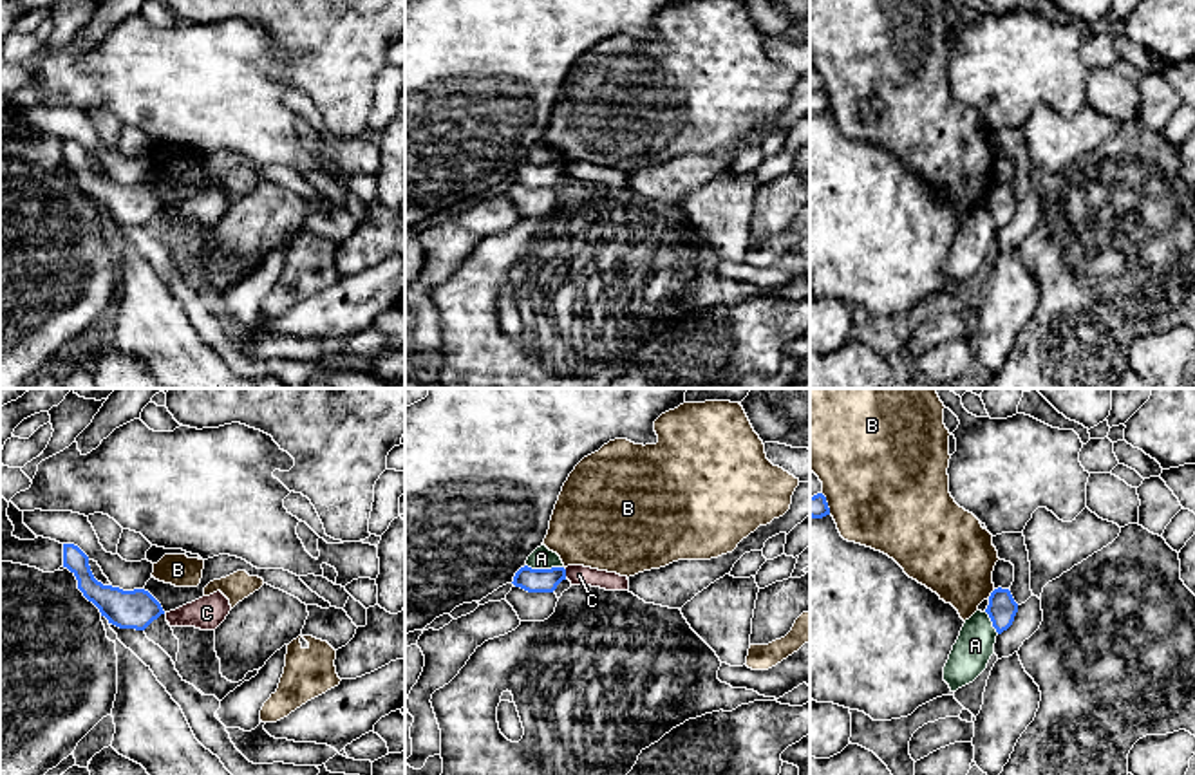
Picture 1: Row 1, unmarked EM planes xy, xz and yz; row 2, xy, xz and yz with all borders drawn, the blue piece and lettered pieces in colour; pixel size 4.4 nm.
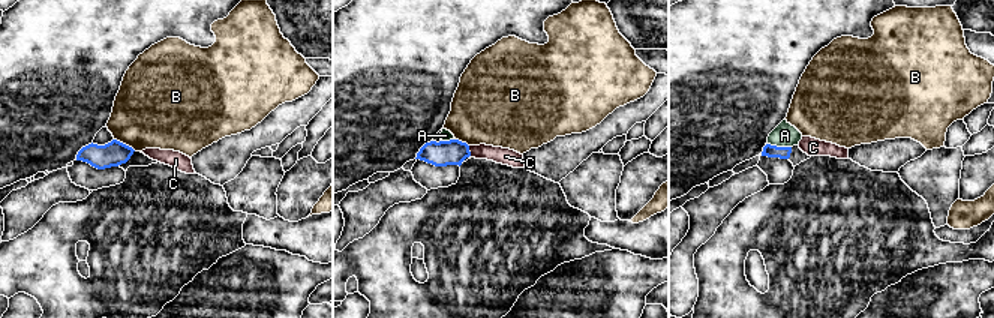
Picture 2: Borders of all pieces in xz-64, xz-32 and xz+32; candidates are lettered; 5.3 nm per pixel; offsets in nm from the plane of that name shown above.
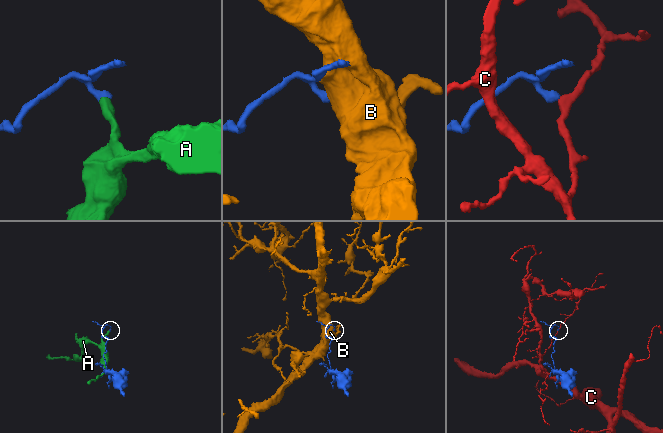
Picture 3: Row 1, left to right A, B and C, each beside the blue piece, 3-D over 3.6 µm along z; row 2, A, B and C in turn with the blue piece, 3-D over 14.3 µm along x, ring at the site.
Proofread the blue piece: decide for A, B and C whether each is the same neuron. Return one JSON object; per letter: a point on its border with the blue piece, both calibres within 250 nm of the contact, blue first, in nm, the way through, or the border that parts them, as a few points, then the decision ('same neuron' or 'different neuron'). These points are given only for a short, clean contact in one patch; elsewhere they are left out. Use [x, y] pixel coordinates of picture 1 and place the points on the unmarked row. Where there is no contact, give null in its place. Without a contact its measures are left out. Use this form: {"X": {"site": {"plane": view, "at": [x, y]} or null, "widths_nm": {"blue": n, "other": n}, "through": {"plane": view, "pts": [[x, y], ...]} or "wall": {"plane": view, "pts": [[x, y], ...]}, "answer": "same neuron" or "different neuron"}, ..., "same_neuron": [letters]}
{"A": {"site": {"plane": "xz", "at": [545, 165]}, "widths_nm": {"blue": 110, "other": 100}, "answer": "different neuron"}, "B": {"site": {"plane": "yz", "at": [991, 188]}, "widths_nm": {"blue": 130, "other": 360}, "answer": "different neuron"}, "C": {"site": {"plane": "xz", "at": [564, 168]}, "widths_nm": {"blue": 110, "other": 90}, "answer": "different neuron"}, "same_neuron": []}

